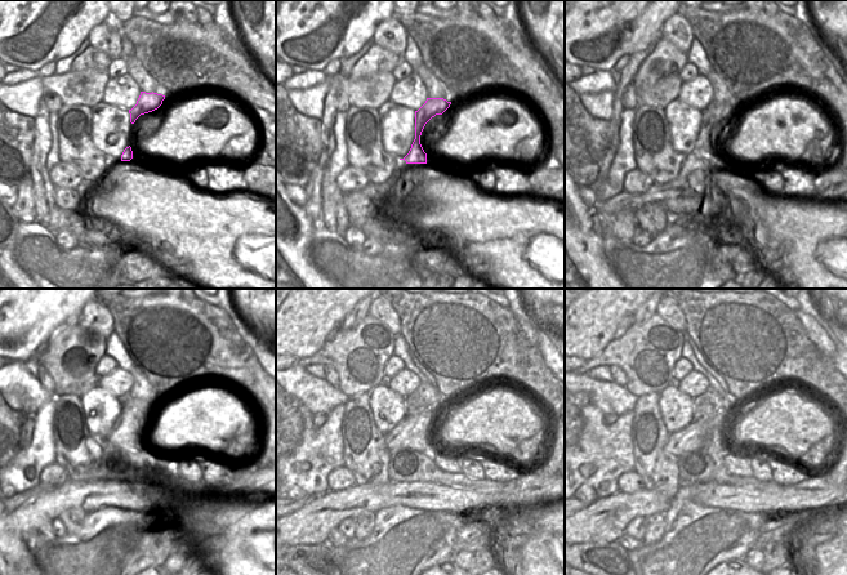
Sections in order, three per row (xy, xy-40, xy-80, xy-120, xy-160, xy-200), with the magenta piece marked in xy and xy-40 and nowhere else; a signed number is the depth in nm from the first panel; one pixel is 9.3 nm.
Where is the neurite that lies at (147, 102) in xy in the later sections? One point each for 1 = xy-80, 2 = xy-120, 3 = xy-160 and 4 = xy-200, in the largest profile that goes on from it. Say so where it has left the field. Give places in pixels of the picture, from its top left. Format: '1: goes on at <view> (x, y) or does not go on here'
1: goes on at xy-80 (716, 114)
2: goes on at xy-120 (125, 433)
3: goes on at xy-160 (413, 432)
4: goes on at xy-200 (691, 436)

